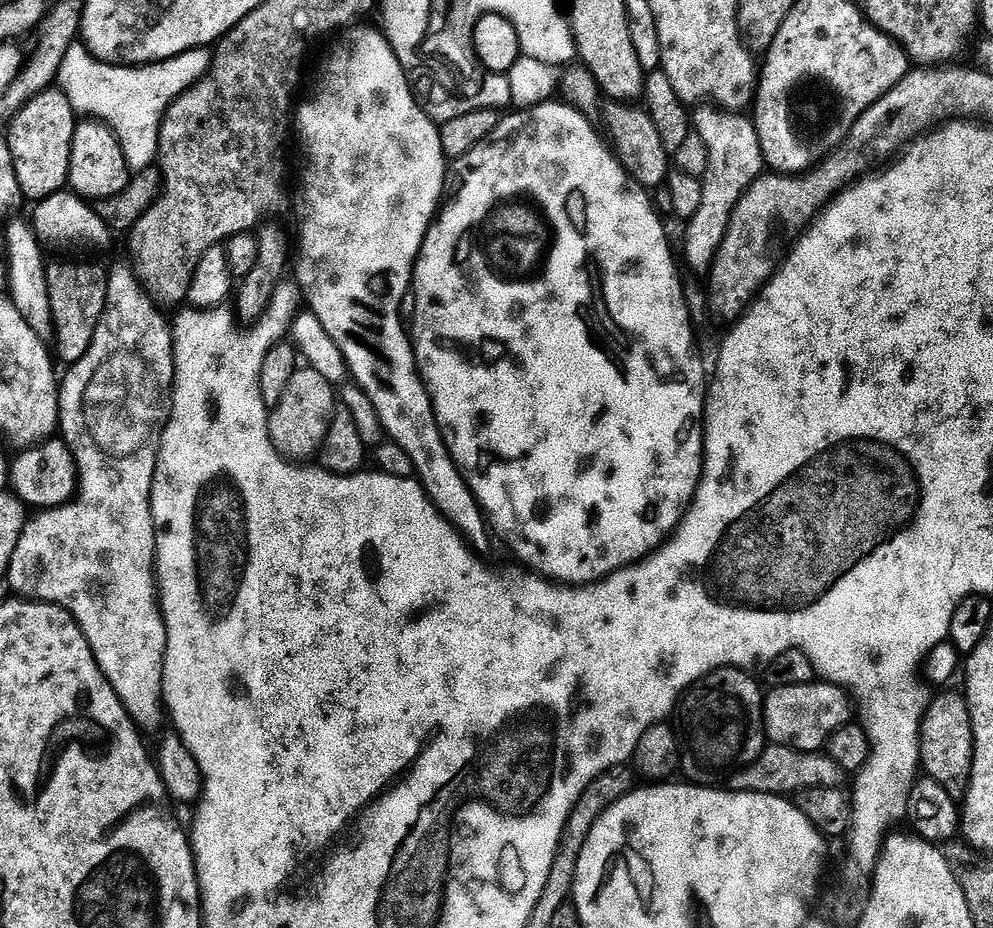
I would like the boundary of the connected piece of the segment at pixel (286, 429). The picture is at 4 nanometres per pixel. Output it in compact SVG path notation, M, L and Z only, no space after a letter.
M309 366L297 367L290 378L280 404L271 409L268 417L268 436L276 451L289 462L308 462L317 455L324 445L326 434L330 430L332 415L338 407L338 396L334 385L322 378L316 369Z

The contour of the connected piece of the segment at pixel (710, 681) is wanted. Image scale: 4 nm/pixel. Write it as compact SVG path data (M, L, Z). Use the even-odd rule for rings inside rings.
M718 668L696 681L679 701L678 740L682 746L684 743L684 768L689 781L701 786L727 781L763 754L766 692L761 681L752 676L742 668Z

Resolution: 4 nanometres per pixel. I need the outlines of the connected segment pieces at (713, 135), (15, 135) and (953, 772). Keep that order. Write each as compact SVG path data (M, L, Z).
M700 106L690 116L694 125L694 135L702 138L708 151L708 168L714 176L730 176L730 200L741 198L742 174L740 172L761 172L766 168L764 151L760 148L760 139L756 133L756 125L736 110L721 106Z
M59 90L37 92L28 101L29 104L13 118L6 139L21 197L25 201L39 202L68 184L72 139L76 133L78 116L73 112L68 96Z
M940 696L929 703L928 711L920 724L920 758L923 771L926 776L933 779L938 786L946 790L949 798L955 802L964 802L967 798L968 790L971 786L972 759L976 753L976 743L974 742L974 730L972 729L972 719L968 709L967 699L960 696Z

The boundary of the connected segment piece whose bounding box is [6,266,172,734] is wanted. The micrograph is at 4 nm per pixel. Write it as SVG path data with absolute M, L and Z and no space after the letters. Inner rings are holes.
M131 267L116 268L108 276L108 307L104 309L102 318L92 335L90 346L86 354L71 365L68 377L63 377L60 389L60 427L59 435L67 444L72 457L76 459L76 475L78 477L78 491L75 497L59 508L49 508L33 515L24 528L22 538L10 558L10 566L6 583L13 588L15 595L20 598L35 598L46 604L56 604L70 613L76 624L82 630L86 642L92 648L94 658L102 670L102 674L110 682L114 694L122 702L122 706L130 714L130 718L140 729L141 733L156 732L166 724L166 705L164 702L164 655L166 654L166 622L160 611L160 593L156 582L156 527L152 517L152 479L156 469L156 450L154 437L161 427L160 420L160 379L166 370L172 368L172 335L169 321L164 321L151 296L140 286Z

